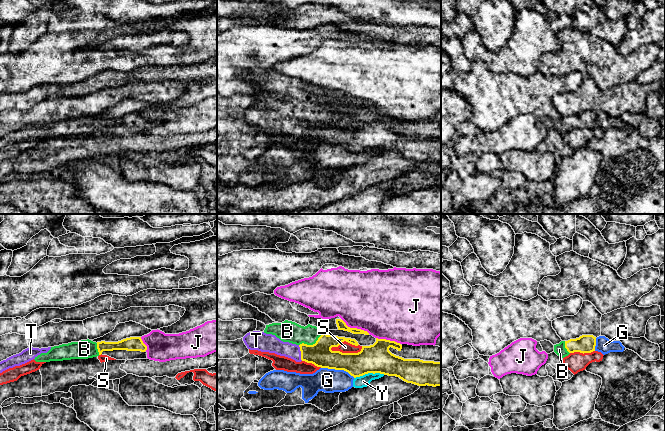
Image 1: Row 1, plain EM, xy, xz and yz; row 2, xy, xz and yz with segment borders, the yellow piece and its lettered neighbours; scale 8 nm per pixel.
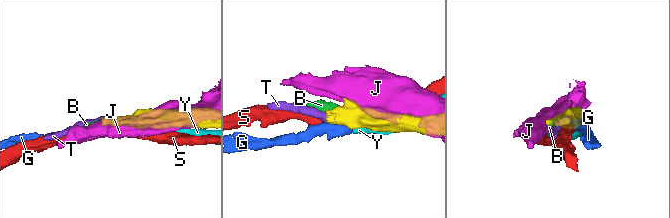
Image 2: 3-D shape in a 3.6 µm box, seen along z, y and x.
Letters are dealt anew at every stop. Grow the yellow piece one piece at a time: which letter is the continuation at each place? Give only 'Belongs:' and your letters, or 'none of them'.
Belongs: B, T

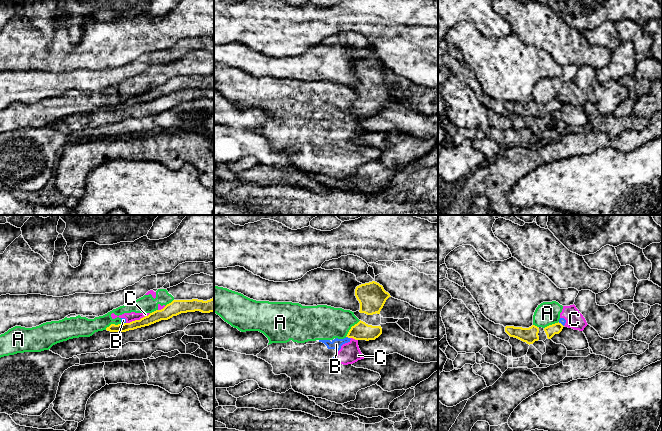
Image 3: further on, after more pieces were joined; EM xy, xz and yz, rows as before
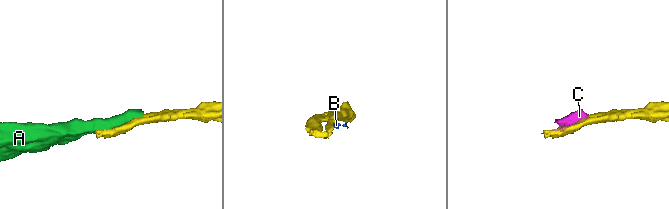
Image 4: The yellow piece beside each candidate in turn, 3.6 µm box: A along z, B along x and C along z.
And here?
Belongs: none of them

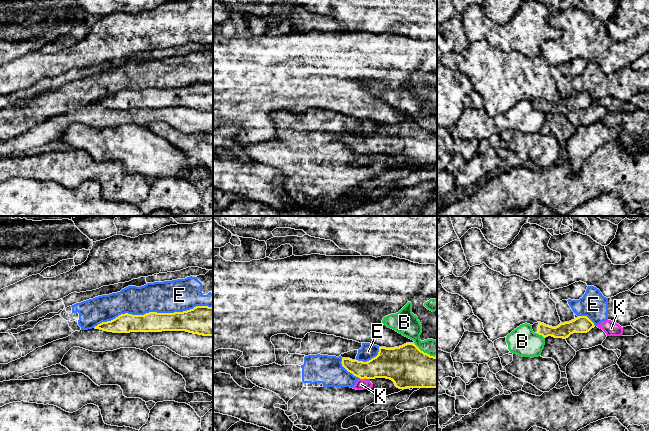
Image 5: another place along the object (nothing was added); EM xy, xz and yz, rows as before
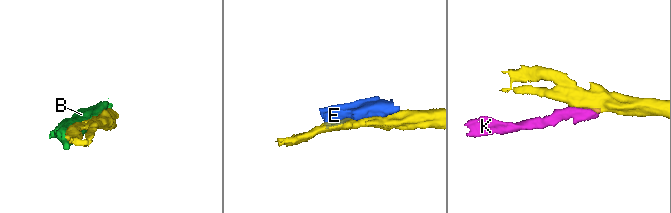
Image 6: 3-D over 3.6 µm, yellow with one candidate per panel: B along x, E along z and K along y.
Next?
Belongs: none of them

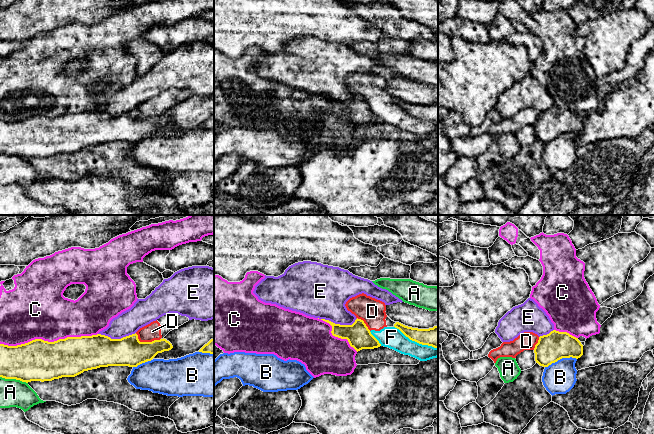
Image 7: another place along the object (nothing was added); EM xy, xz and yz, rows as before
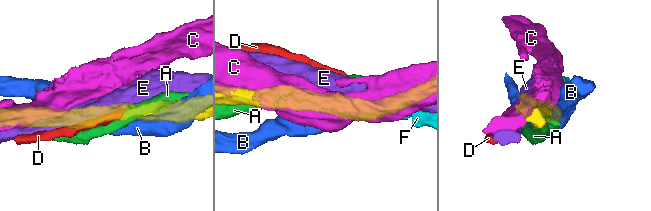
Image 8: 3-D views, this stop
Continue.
Belongs: none of them

